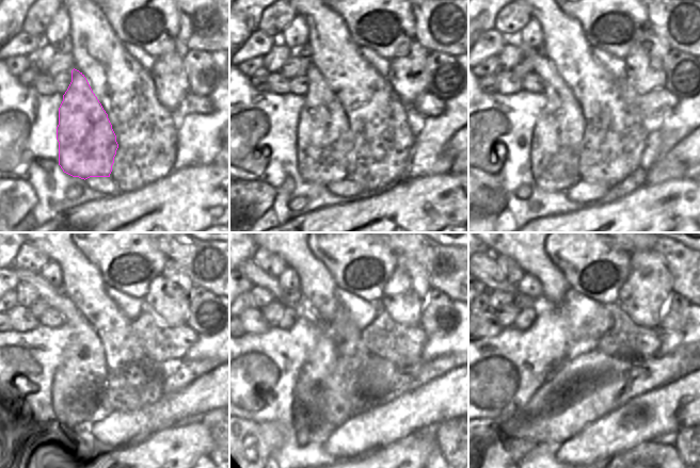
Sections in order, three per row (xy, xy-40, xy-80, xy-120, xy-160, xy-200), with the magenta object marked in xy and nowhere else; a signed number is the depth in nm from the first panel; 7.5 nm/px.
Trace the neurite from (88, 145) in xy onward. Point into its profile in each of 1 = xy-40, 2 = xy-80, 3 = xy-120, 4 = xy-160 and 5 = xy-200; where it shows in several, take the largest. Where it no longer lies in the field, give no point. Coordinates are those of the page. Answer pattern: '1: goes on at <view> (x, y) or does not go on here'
1: goes on at xy-40 (324, 141)
2: goes on at xy-80 (558, 133)
3: goes on at xy-120 (80, 377)
4: goes on at xy-160 (322, 360)
5: goes on at xy-200 (490, 274)

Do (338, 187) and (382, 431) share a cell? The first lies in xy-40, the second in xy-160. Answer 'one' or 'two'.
one

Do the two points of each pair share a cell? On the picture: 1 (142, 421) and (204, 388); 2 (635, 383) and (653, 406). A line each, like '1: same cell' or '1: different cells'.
1: same cell
2: different cells

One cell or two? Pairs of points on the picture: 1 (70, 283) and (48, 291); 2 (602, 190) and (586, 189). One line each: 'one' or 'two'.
1: two
2: one

